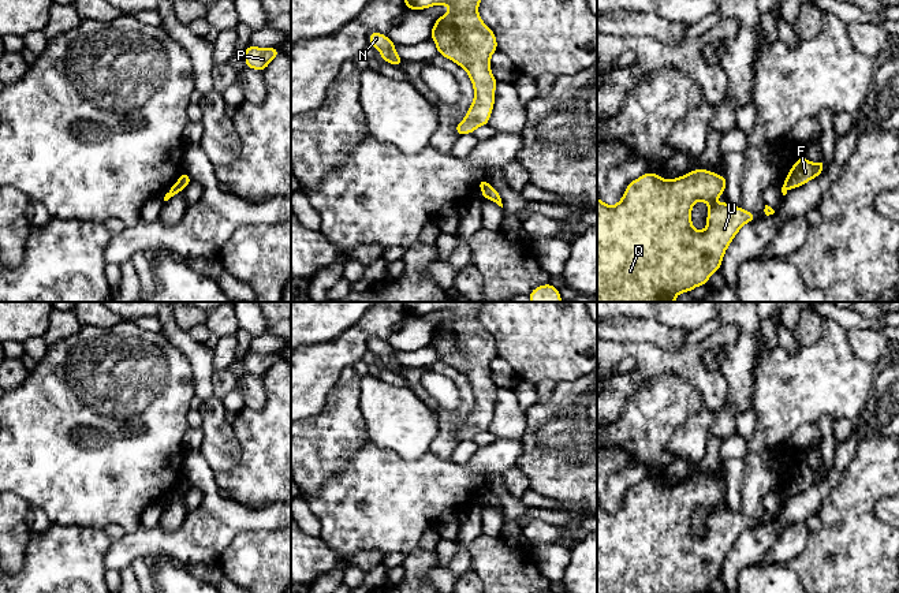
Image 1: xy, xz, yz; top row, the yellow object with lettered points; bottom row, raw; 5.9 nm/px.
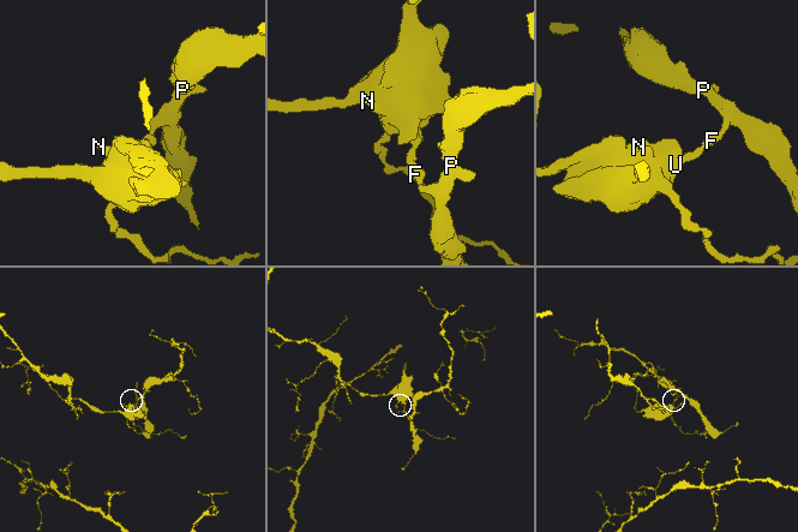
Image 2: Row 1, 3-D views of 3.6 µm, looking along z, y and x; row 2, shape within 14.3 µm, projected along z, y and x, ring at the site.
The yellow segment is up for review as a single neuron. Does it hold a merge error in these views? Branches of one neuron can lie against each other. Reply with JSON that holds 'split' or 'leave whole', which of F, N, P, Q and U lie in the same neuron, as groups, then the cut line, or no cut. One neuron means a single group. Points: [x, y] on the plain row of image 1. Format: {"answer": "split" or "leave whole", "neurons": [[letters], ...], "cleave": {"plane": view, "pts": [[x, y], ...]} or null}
{"answer": "split", "neurons": [["F", "P"], ["N", "Q", "U"]], "cleave": {"plane": "xy", "pts": [[176, 488], [182, 495]]}}

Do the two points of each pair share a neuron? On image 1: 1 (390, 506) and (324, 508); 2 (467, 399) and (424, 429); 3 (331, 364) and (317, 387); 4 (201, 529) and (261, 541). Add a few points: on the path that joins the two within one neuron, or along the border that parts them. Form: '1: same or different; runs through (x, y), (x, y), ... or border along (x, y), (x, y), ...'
1: same; runs through (373, 506), (340, 507)
2: different; border along (441, 422), (428, 450)
3: same; runs through (325, 369), (317, 377), (317, 381)
4: different; border along (268, 528), (241, 532), (217, 560)

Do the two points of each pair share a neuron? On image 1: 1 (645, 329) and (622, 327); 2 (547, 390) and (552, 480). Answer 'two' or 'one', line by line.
1: one
2: two

